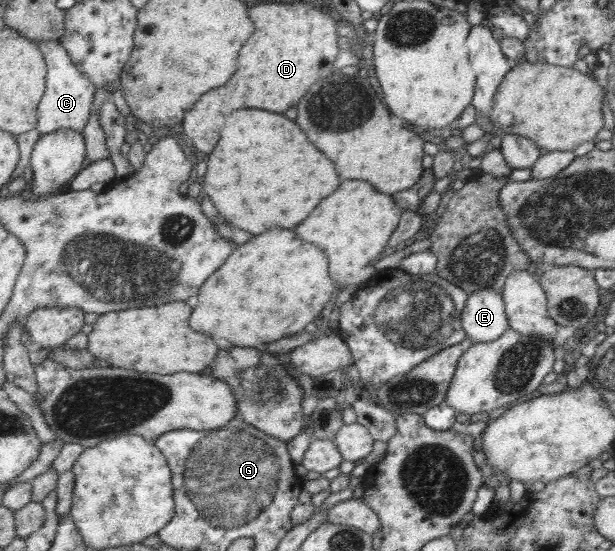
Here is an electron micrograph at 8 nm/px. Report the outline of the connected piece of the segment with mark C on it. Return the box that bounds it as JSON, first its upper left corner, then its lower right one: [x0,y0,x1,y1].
[32,40,96,135]

